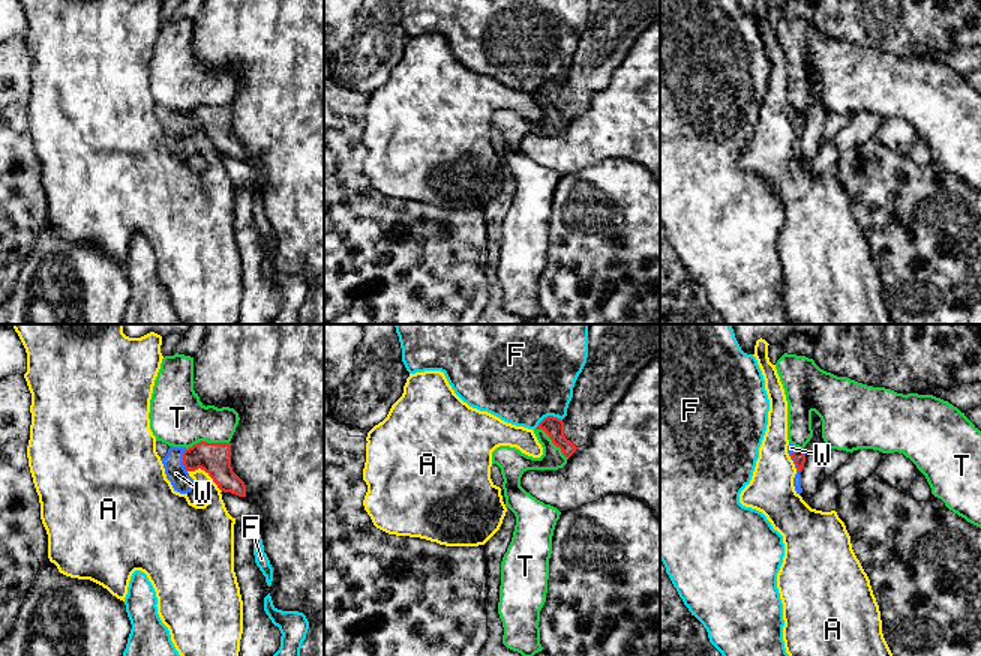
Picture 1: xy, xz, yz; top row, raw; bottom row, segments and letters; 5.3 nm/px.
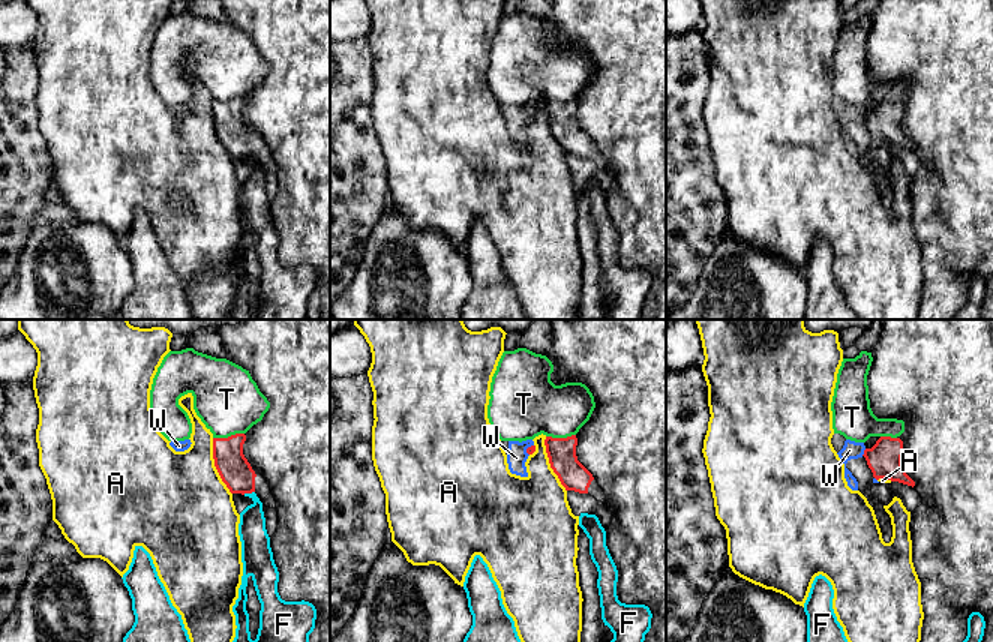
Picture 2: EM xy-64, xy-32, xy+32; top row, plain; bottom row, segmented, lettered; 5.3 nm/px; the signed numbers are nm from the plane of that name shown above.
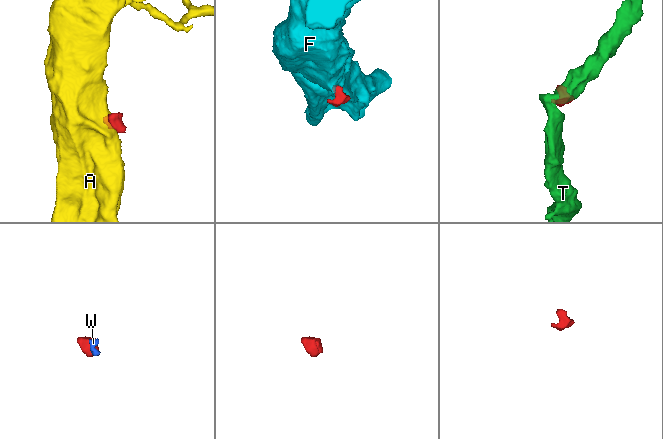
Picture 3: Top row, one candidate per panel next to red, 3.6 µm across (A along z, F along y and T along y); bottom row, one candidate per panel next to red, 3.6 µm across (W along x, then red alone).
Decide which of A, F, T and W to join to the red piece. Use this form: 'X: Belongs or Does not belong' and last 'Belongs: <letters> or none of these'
A: Does not belong
F: Does not belong
T: Does not belong
W: Belongs
Belongs: W

